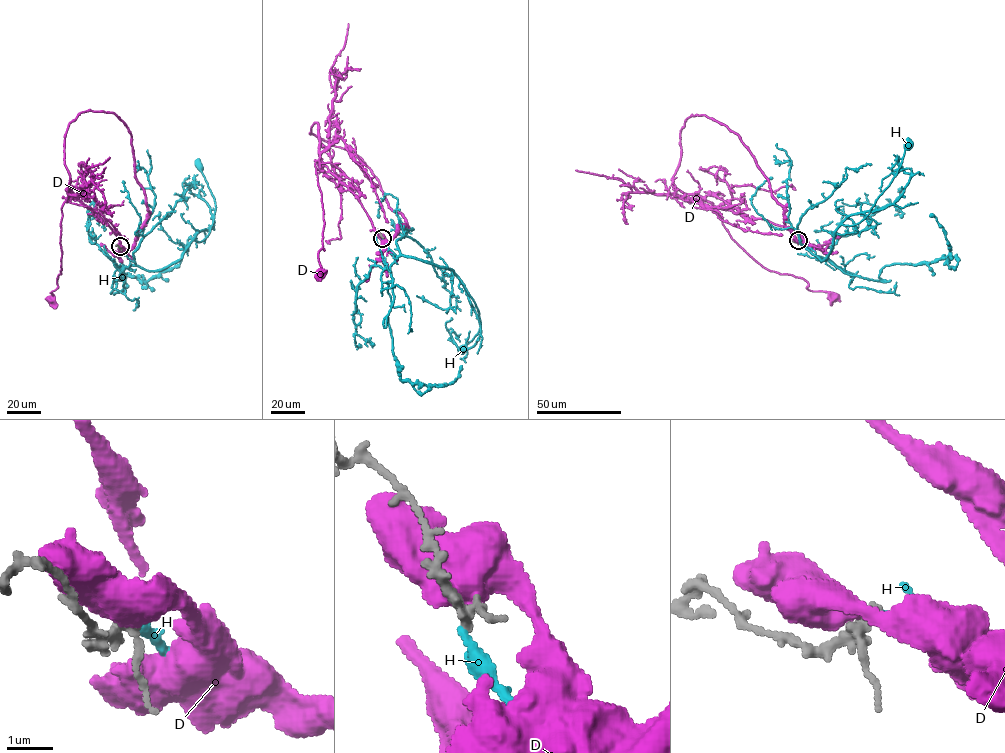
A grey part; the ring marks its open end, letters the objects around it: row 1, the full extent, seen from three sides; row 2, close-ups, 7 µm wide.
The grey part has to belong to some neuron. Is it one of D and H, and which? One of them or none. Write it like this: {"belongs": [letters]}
{"belongs": []}

